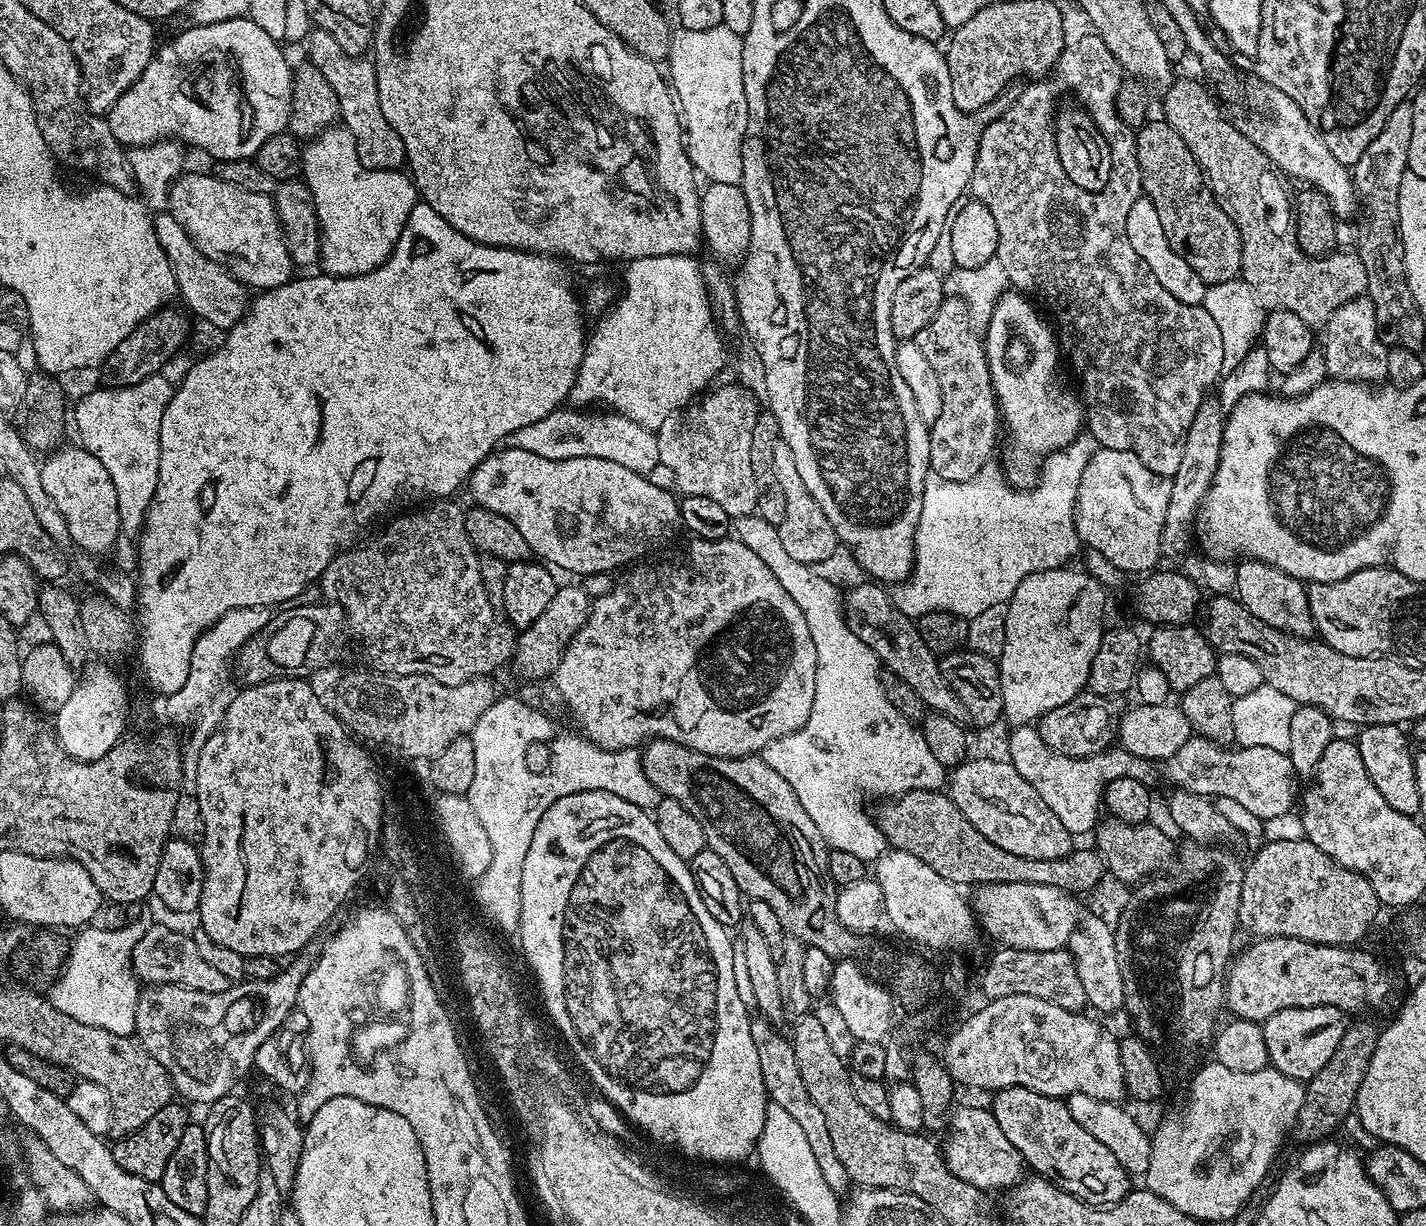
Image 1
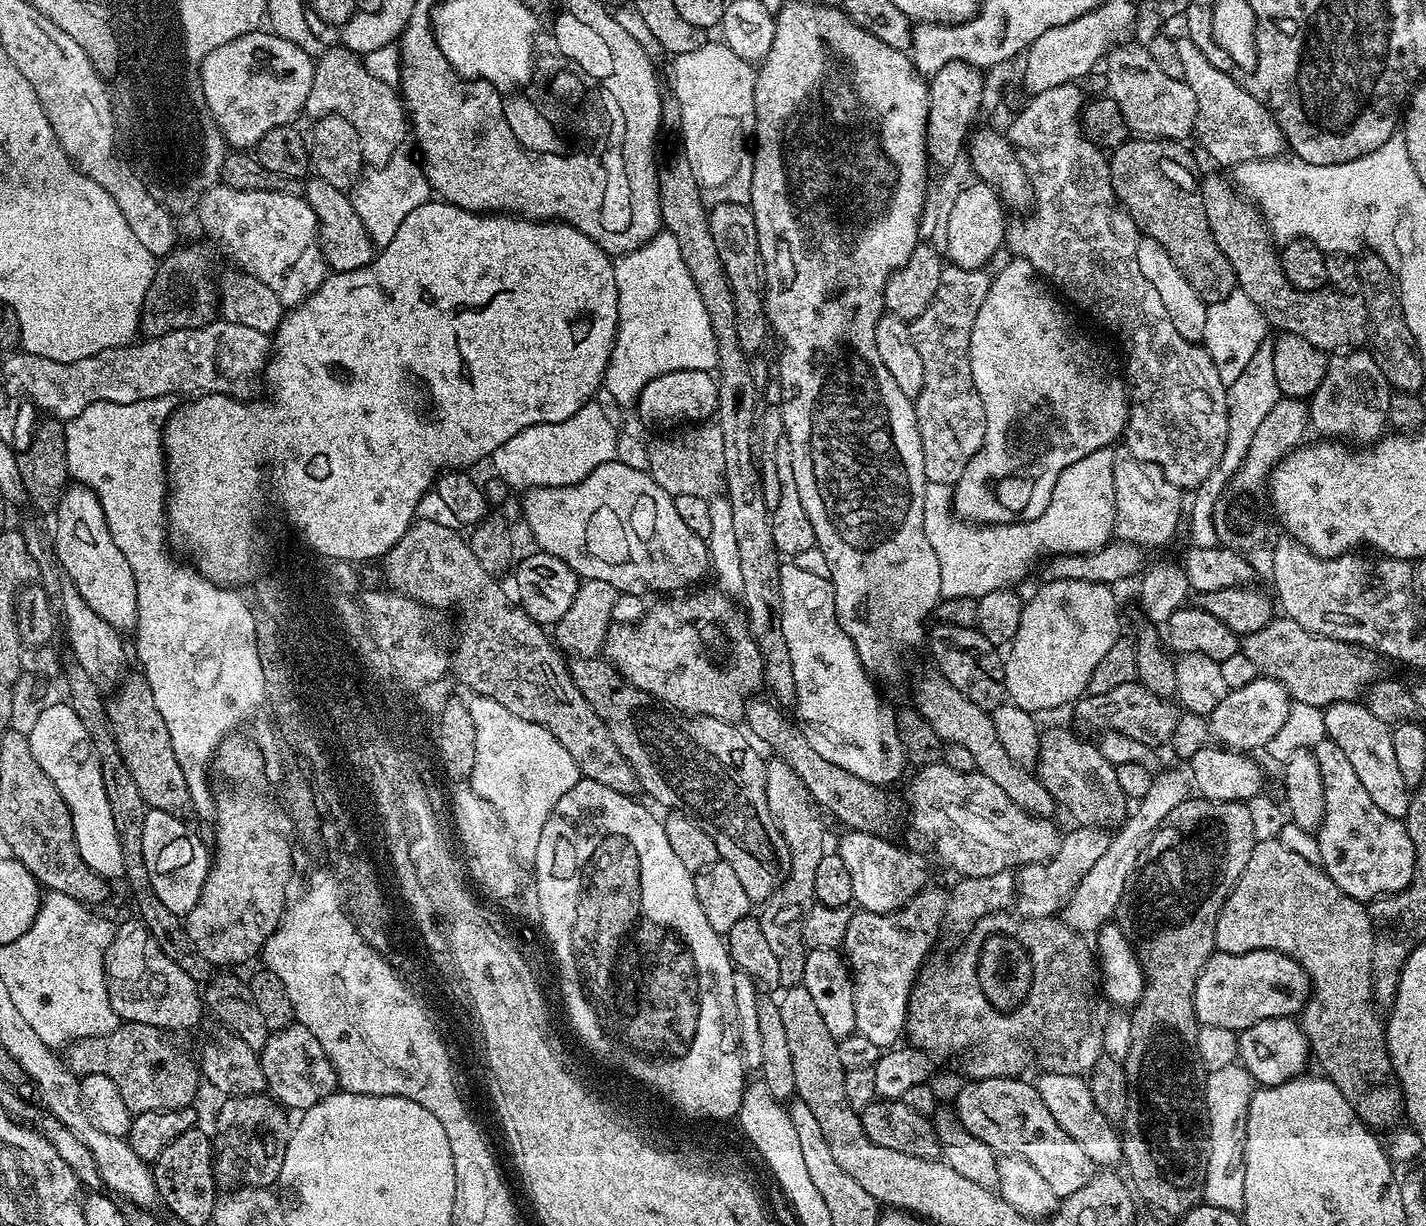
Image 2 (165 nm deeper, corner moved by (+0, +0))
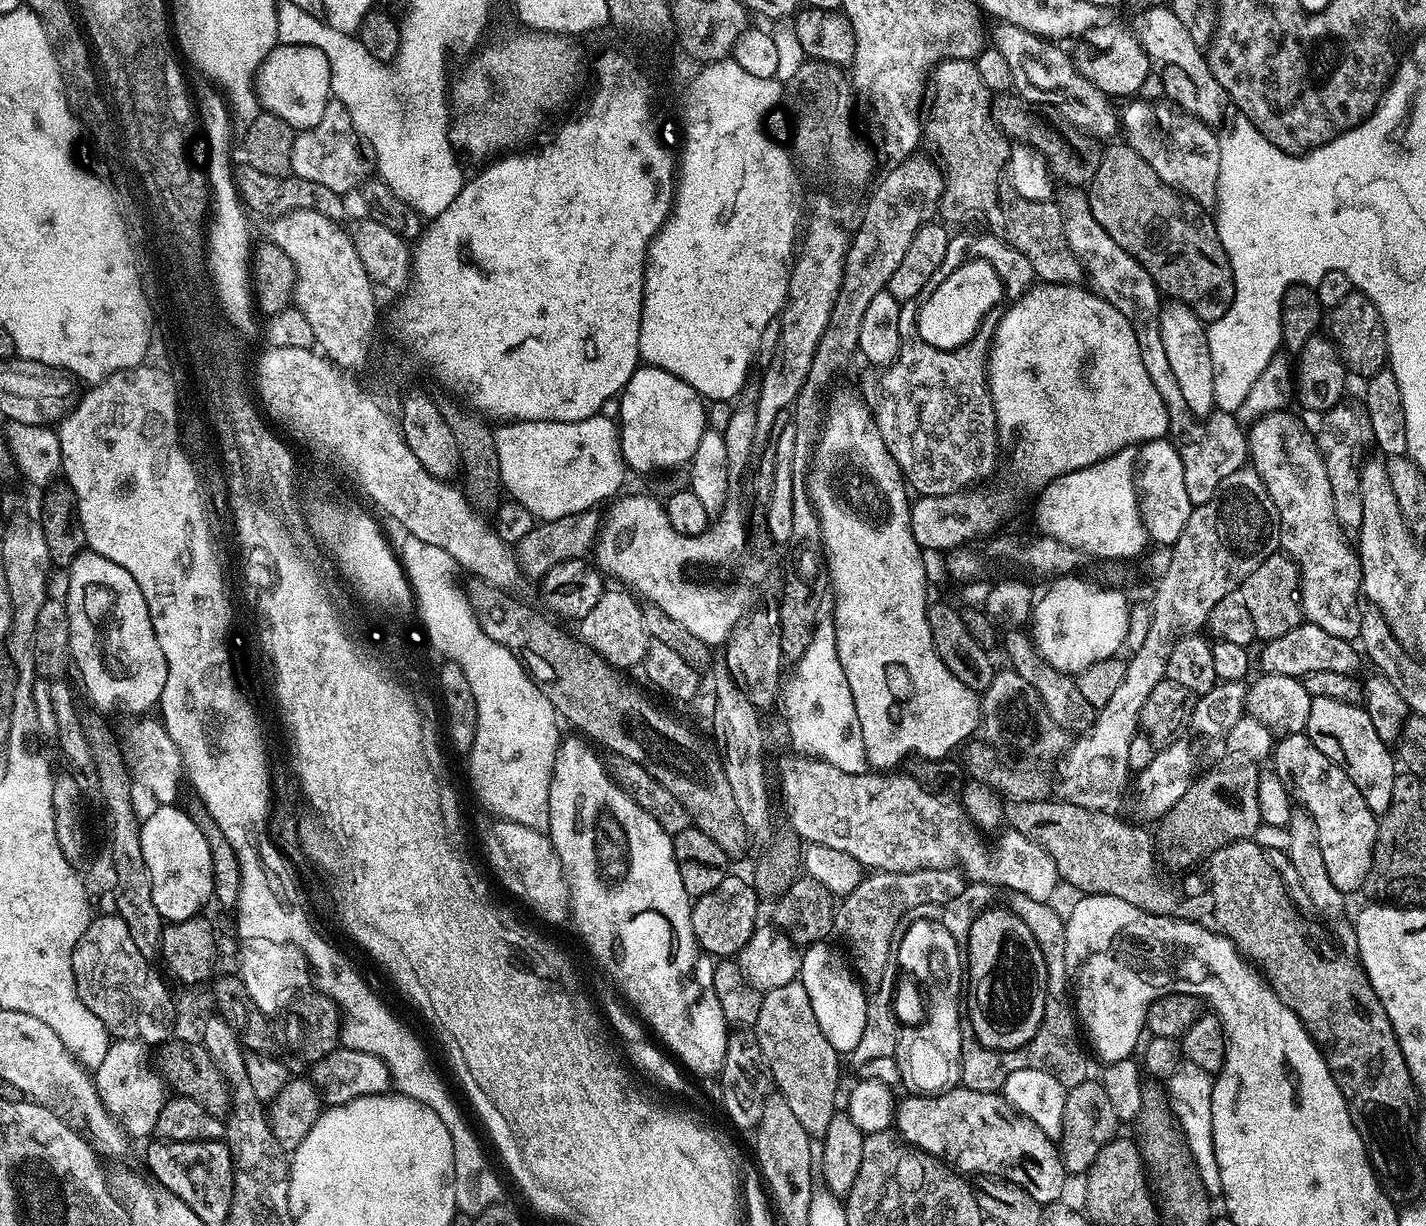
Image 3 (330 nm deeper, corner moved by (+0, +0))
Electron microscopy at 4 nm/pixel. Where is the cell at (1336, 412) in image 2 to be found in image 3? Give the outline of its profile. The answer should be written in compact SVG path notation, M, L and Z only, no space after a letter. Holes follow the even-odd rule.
M1347 402L1335 404L1329 412L1323 413L1318 429L1320 452L1324 456L1326 471L1333 486L1335 506L1341 524L1347 529L1359 529L1362 522L1362 498L1360 497L1360 474L1365 459L1364 447L1373 443L1372 423L1363 407L1351 408Z

